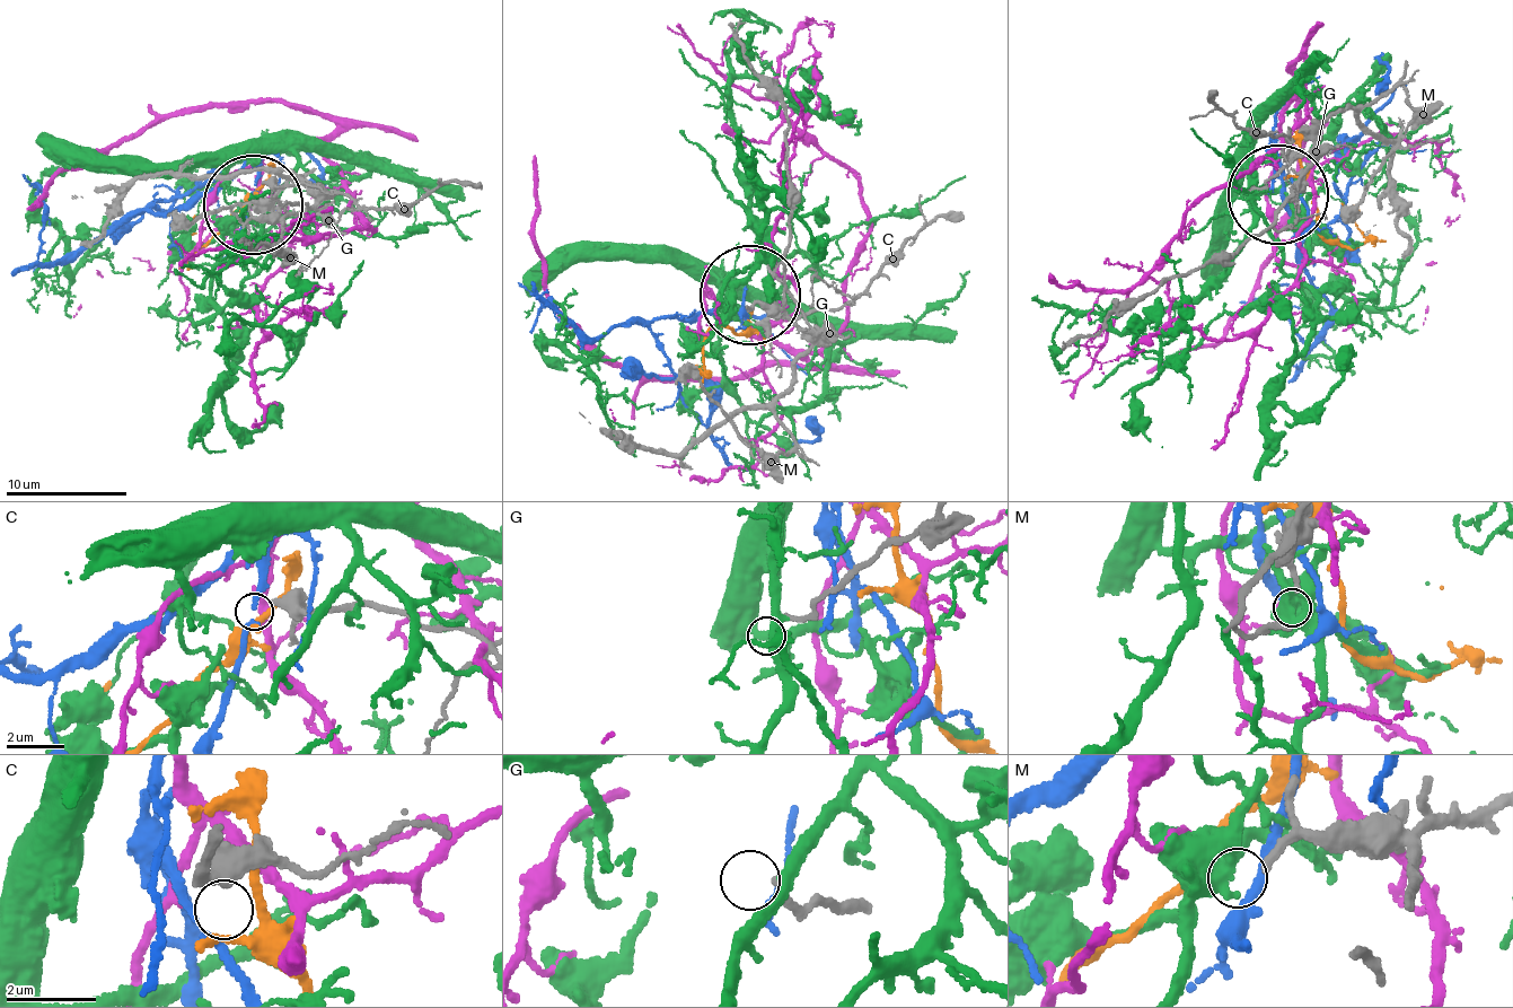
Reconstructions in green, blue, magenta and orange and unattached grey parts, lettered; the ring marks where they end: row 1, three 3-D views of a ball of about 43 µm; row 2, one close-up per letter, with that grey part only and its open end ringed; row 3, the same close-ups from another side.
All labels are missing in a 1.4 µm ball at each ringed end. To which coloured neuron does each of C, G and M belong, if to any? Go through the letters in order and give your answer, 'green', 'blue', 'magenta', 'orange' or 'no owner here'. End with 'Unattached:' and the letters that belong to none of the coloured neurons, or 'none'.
C: no owner here
G: no owner here
M: no owner here
Unattached: C, G, M

